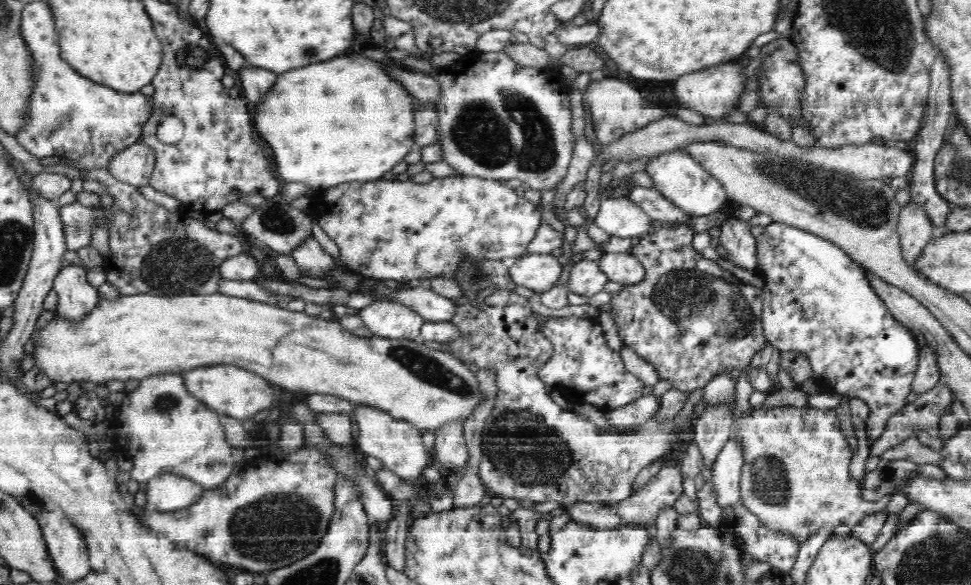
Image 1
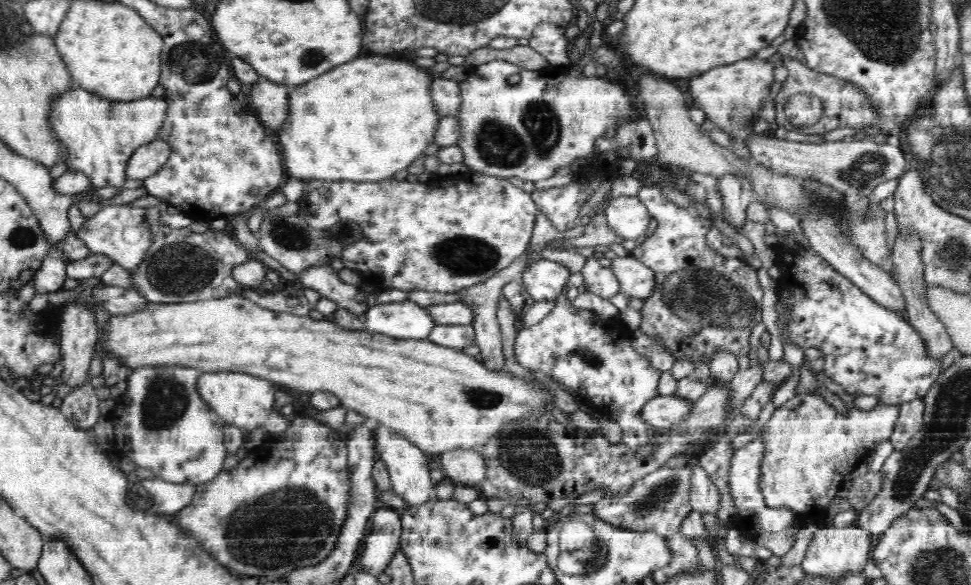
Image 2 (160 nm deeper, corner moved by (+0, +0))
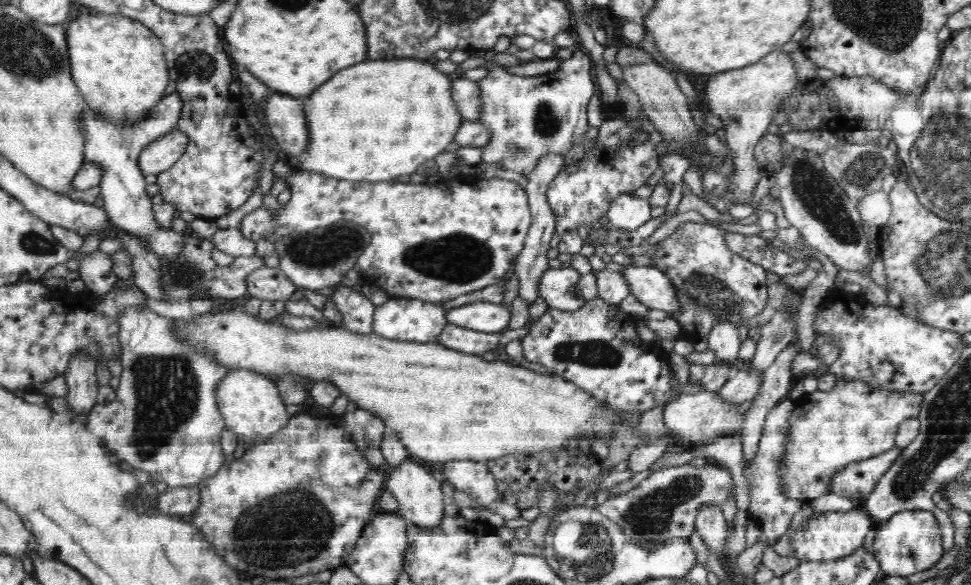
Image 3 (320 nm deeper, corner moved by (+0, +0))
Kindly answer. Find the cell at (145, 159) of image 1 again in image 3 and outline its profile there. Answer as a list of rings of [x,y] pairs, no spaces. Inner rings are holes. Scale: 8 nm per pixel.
[[[174,129],[151,142],[140,152],[138,166],[144,175],[157,174],[172,168],[188,146],[188,135]]]

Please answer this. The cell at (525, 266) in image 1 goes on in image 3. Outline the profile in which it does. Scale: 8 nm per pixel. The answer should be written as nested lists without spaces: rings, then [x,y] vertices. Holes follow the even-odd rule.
[[[573,267],[547,269],[538,284],[538,296],[541,296],[549,307],[573,312],[586,305],[580,292],[578,280],[581,274]]]

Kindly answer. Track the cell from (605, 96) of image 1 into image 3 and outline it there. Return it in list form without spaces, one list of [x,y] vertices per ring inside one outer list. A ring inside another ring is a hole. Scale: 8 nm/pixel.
[[[578,45],[572,56],[560,63],[560,72],[520,78],[500,67],[476,82],[483,100],[478,122],[484,124],[489,134],[482,162],[503,162],[501,169],[528,176],[544,155],[566,154],[590,127],[586,122],[586,106],[590,96],[596,94],[590,59]]]

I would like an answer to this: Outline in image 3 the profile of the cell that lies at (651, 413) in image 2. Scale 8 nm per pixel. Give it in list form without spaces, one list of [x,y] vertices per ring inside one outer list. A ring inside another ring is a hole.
[[[696,392],[682,394],[676,400],[670,400],[663,412],[663,421],[672,440],[689,445],[697,442],[712,442],[716,438],[741,434],[744,413],[740,414],[738,405],[724,402],[717,392]]]

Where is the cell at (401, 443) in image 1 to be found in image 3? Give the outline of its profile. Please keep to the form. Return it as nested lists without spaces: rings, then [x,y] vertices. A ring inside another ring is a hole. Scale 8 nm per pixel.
[[[402,462],[386,482],[387,490],[392,492],[399,504],[396,511],[404,517],[409,524],[414,524],[420,528],[434,528],[436,524],[440,524],[440,520],[444,518],[445,498],[442,492],[442,485],[438,479],[430,474],[430,470],[426,472],[418,462]]]

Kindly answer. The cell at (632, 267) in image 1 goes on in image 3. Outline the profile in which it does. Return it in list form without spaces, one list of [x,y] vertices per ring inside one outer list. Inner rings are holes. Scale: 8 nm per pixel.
[[[626,265],[622,272],[630,292],[648,309],[661,310],[677,318],[681,305],[676,298],[672,281],[660,269],[648,266]]]

